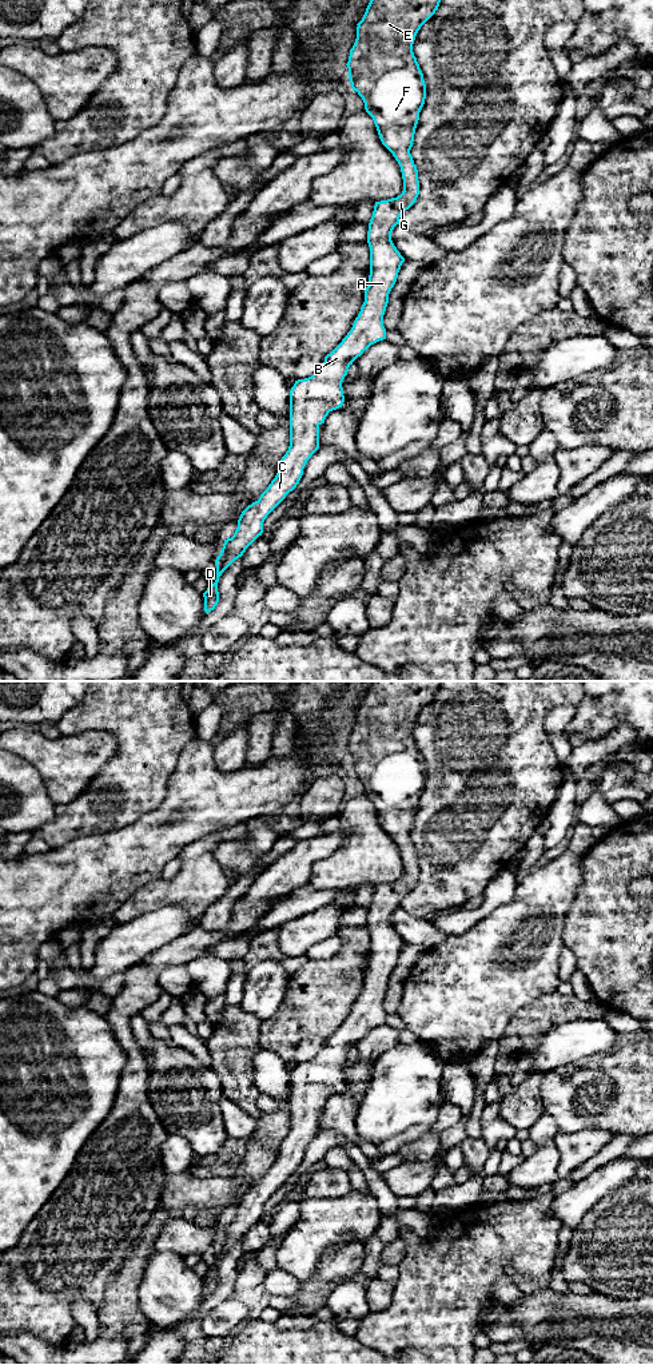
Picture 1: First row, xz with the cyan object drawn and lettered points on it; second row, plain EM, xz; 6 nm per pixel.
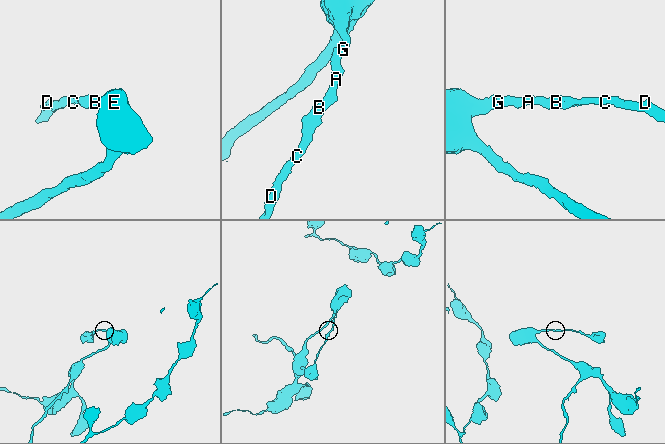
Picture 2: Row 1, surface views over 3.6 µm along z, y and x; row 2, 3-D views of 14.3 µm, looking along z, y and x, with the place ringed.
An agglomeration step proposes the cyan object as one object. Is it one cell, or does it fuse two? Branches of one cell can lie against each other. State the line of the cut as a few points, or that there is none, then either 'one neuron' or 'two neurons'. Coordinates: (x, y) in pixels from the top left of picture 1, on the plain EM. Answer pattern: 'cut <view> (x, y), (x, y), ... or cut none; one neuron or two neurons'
cut none; one neuron

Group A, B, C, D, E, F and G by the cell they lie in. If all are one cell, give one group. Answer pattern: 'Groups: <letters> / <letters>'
Groups: A B C D E F G

